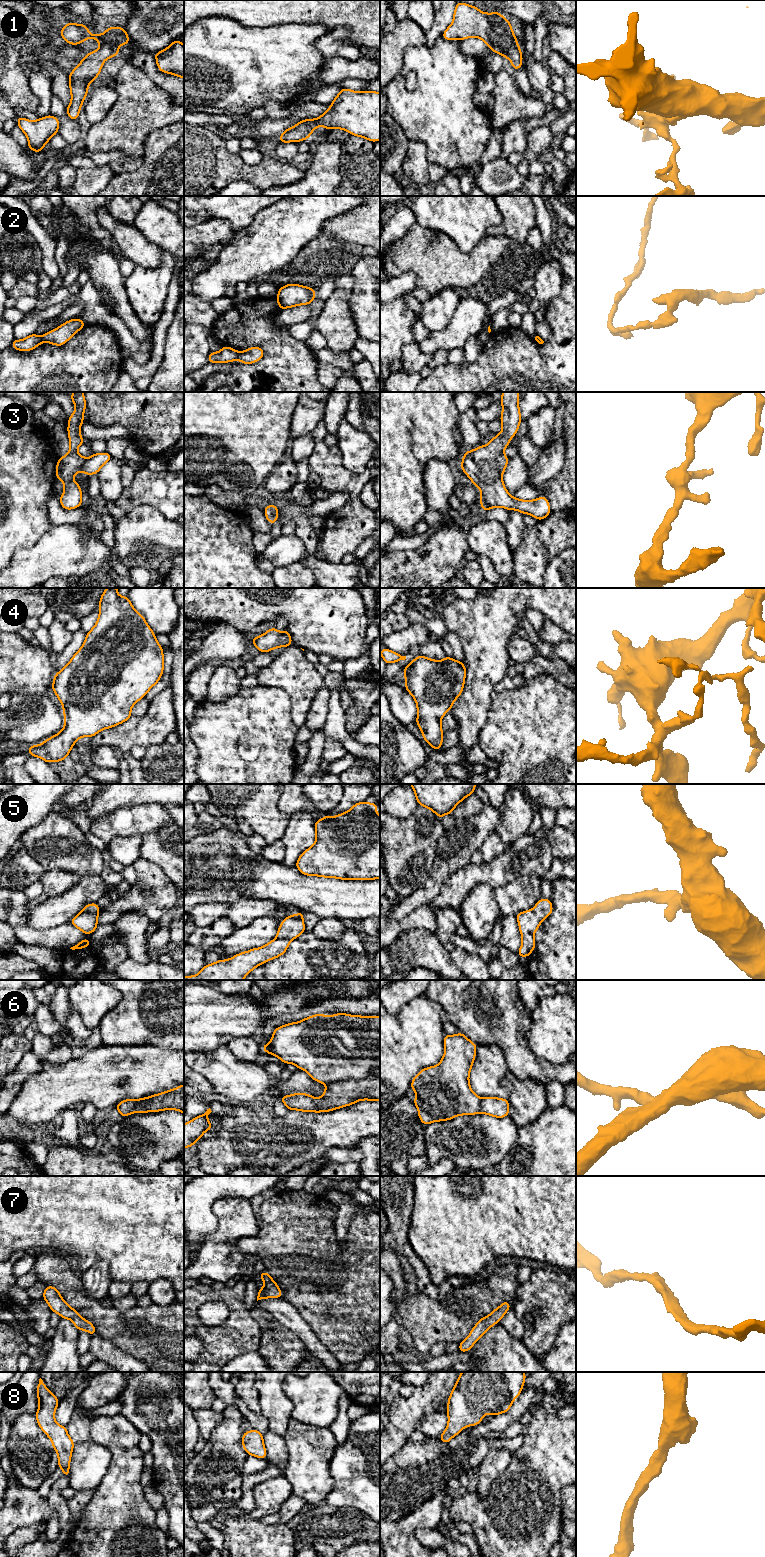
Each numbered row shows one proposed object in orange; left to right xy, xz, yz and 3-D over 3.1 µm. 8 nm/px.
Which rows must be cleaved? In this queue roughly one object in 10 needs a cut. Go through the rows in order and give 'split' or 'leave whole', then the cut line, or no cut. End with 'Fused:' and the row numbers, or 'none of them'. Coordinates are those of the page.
1: leave whole | no cut
2: split | xz (237, 352), (238, 358)
3: leave whole | no cut
4: leave whole | no cut
5: leave whole | no cut
6: split | xz (379, 1076), (335, 1080), (327, 1085)
7: leave whole | no cut
8: leave whole | no cut
Fused: 2, 6

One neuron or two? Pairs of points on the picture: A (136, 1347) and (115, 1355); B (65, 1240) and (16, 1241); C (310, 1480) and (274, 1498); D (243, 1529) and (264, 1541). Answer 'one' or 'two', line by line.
A: two
B: one
C: two
D: one

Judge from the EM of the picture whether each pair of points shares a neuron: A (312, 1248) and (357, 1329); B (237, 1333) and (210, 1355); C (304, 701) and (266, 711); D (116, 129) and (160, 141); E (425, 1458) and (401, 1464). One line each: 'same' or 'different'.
A: same
B: same
C: different
D: different
E: same

